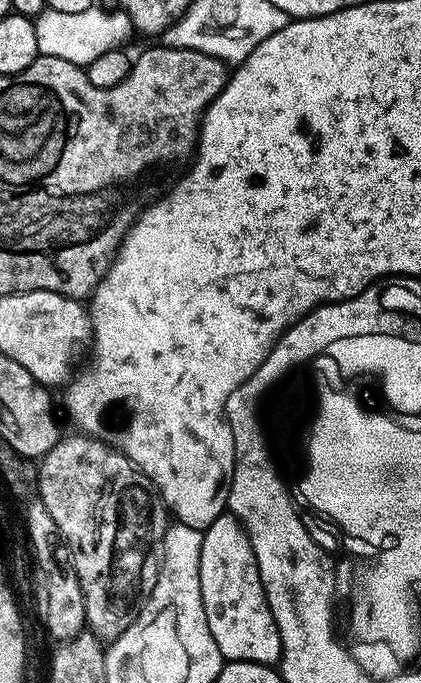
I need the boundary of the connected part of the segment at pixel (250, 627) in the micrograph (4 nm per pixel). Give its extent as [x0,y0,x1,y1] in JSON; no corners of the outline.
[200,514,282,665]

